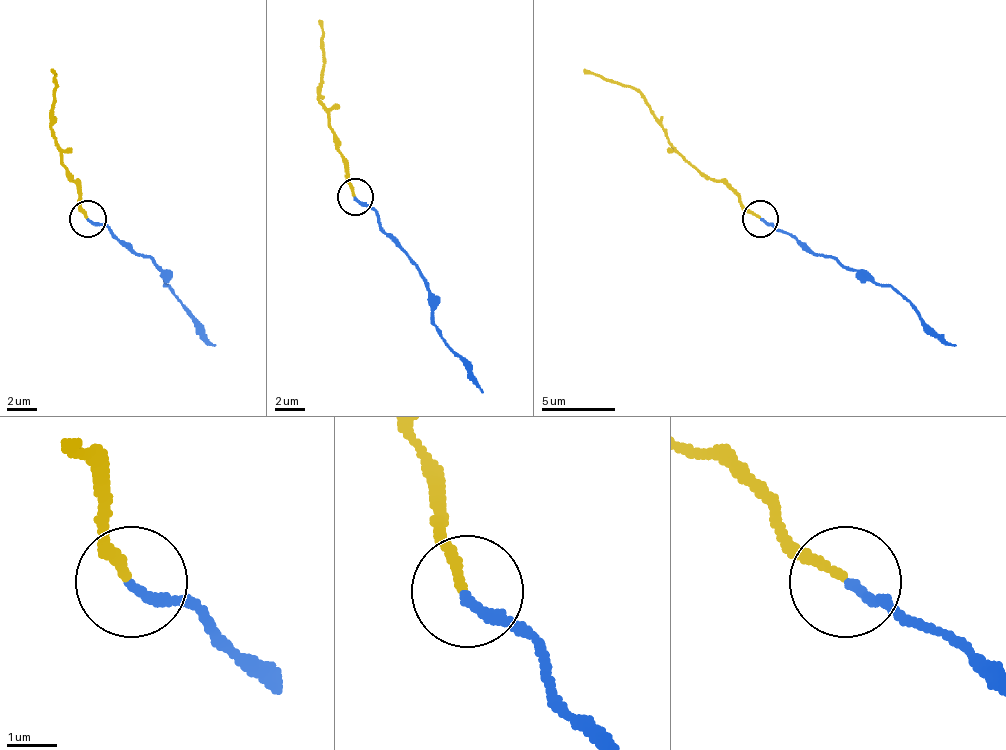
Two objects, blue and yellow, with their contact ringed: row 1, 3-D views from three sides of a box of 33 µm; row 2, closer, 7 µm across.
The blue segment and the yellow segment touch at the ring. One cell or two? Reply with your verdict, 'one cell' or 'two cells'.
two cells

